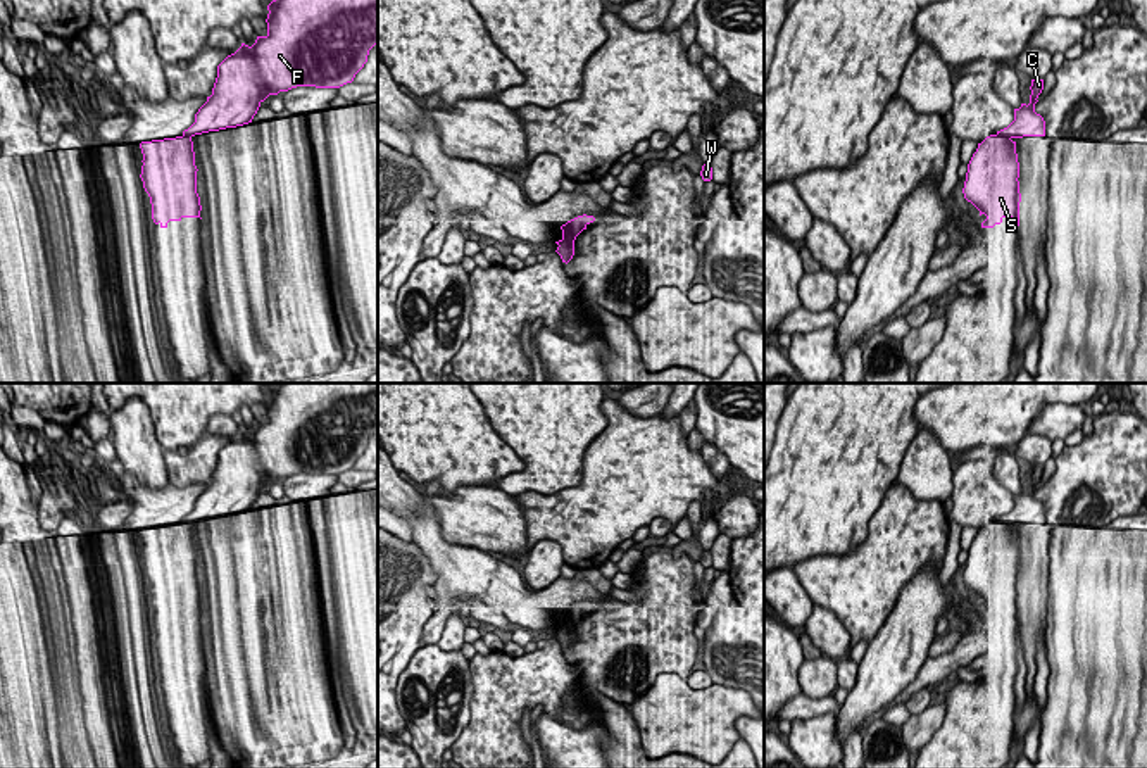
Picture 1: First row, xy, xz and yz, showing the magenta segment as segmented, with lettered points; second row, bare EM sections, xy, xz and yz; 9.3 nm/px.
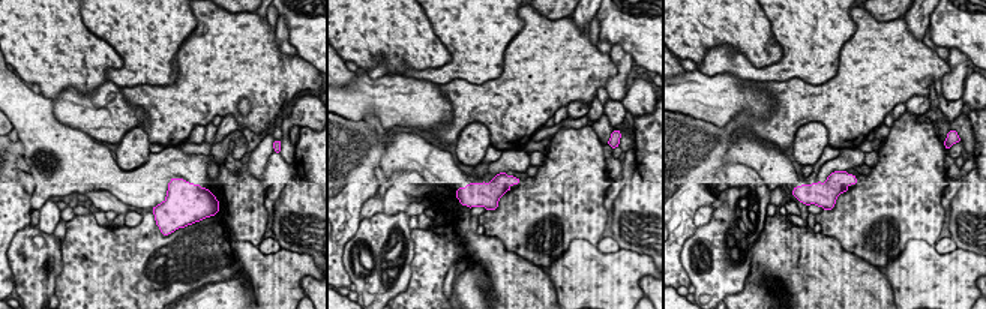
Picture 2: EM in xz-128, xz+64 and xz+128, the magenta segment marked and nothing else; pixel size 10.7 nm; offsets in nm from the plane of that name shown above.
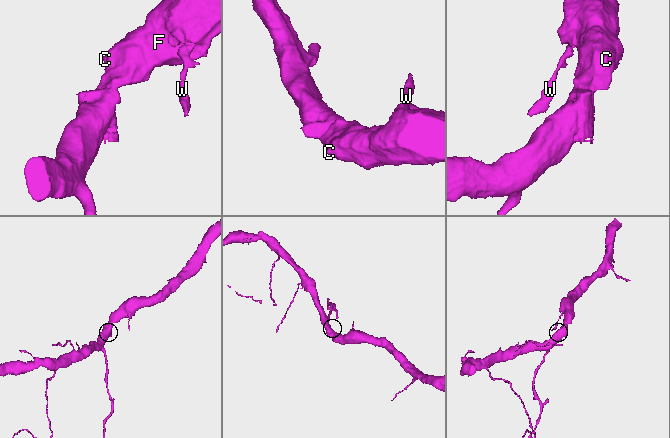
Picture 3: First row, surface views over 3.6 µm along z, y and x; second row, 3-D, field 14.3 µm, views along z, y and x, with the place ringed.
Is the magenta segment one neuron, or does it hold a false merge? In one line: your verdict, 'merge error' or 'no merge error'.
no merge error

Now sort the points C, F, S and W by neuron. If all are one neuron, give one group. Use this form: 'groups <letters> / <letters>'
groups C F S W

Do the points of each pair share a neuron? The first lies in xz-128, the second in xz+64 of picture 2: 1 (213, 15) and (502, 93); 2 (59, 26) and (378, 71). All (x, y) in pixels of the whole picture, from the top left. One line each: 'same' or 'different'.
1: same
2: different

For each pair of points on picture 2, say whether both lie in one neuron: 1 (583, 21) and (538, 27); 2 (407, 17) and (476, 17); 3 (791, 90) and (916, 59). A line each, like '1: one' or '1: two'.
1: two
2: two
3: one

